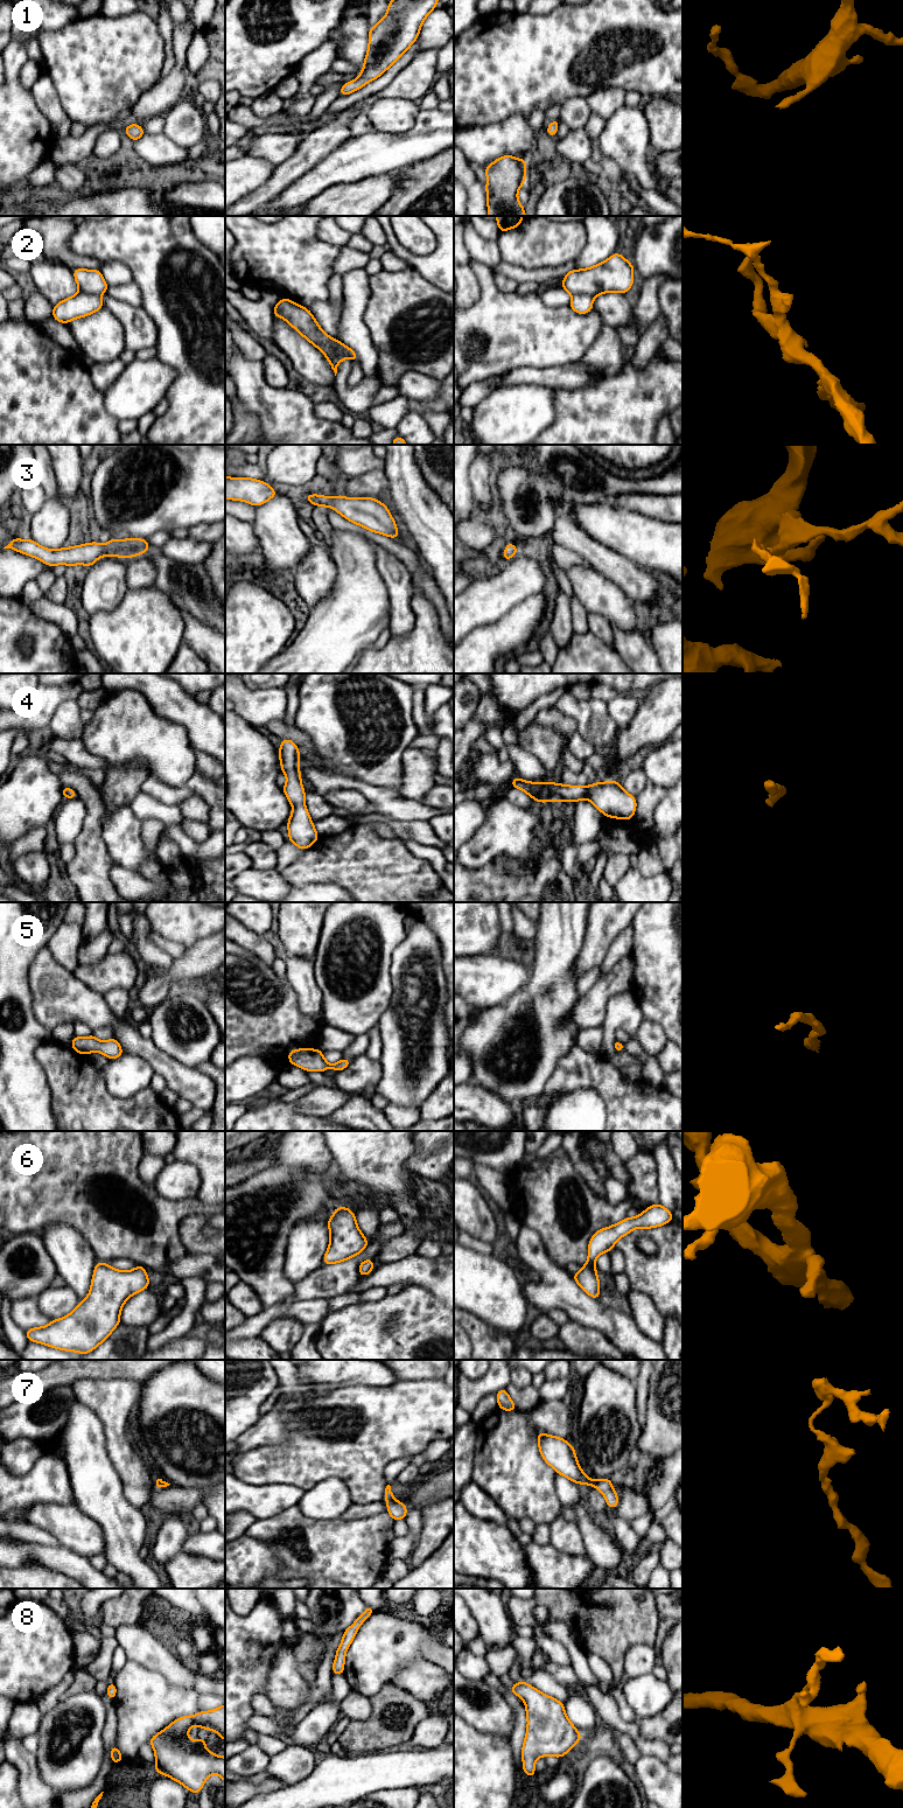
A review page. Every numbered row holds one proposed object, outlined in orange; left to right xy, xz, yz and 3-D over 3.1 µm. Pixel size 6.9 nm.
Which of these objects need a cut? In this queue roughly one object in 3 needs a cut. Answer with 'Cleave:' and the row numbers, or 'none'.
Cleave: 2

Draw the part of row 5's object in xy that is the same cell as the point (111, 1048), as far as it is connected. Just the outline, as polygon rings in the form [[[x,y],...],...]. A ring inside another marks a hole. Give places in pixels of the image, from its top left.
[[[94,1034],[88,1038],[74,1036],[71,1047],[75,1052],[88,1055],[92,1052],[100,1052],[110,1060],[124,1055],[120,1043],[116,1038],[100,1042]]]

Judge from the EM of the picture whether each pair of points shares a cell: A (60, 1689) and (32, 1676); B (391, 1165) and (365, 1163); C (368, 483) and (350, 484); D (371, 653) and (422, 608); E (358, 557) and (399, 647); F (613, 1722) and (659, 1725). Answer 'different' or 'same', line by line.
A: different
B: same
C: same
D: same
E: different
F: different

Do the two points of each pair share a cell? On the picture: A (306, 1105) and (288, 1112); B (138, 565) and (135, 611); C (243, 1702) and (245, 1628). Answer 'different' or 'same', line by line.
A: different
B: different
C: same

